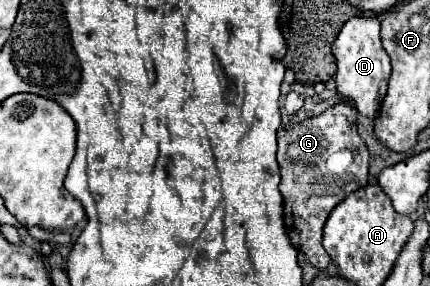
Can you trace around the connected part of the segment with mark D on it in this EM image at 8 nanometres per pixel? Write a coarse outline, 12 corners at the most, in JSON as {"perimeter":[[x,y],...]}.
{"perimeter":[[350,18],[334,42],[338,94],[374,118],[390,58],[380,22]]}

